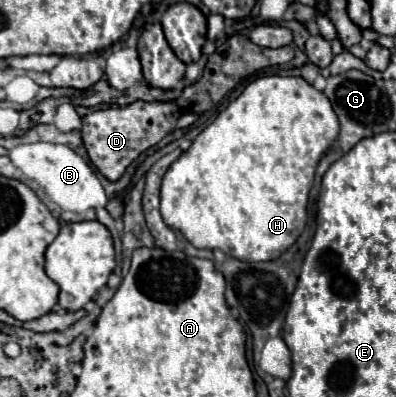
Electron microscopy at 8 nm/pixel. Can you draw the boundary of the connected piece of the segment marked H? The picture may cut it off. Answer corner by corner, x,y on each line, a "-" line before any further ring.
265,75
265,77
257,77
253,79
243,93
231,101
219,115
217,119
207,125
193,141
193,145
181,153
181,157
177,161
173,161
163,177
161,183
161,215
165,219
165,223
183,233
185,239
195,245
197,249
221,249
223,253
239,259
239,261
271,261
277,259
281,253
285,253
295,241
297,237
303,233
305,229
305,221
307,221
307,199
309,199
309,191
313,185
313,175
315,175
315,167
319,163
319,159
323,157
323,153
329,149
329,145
335,141
339,133
339,121
337,115
329,103
329,99
317,91
311,83
307,83
303,77
281,77
281,75

